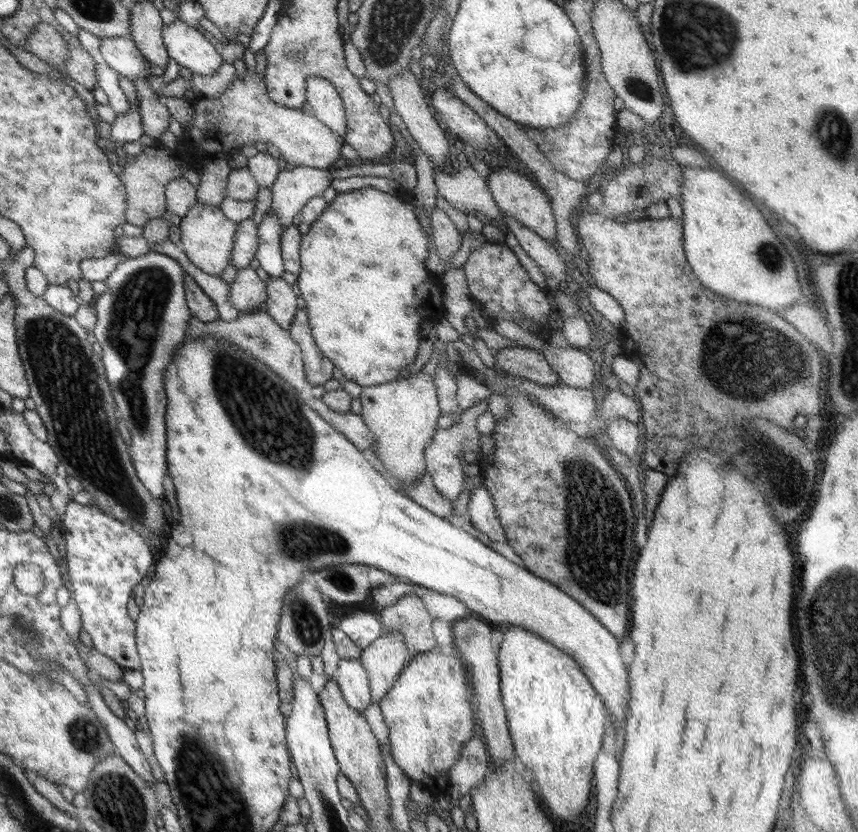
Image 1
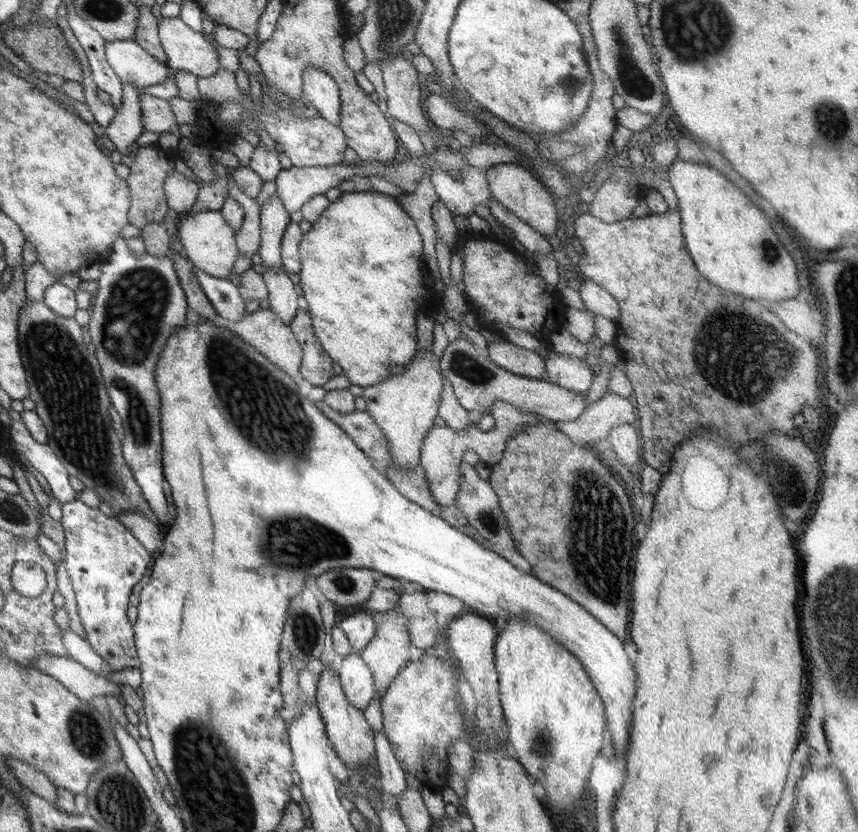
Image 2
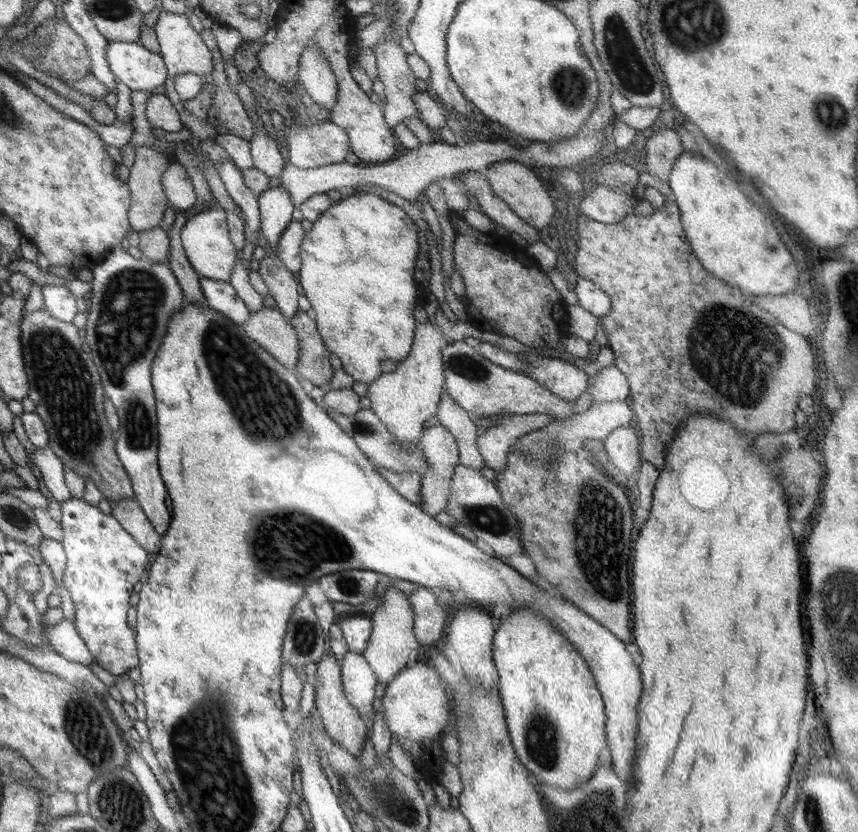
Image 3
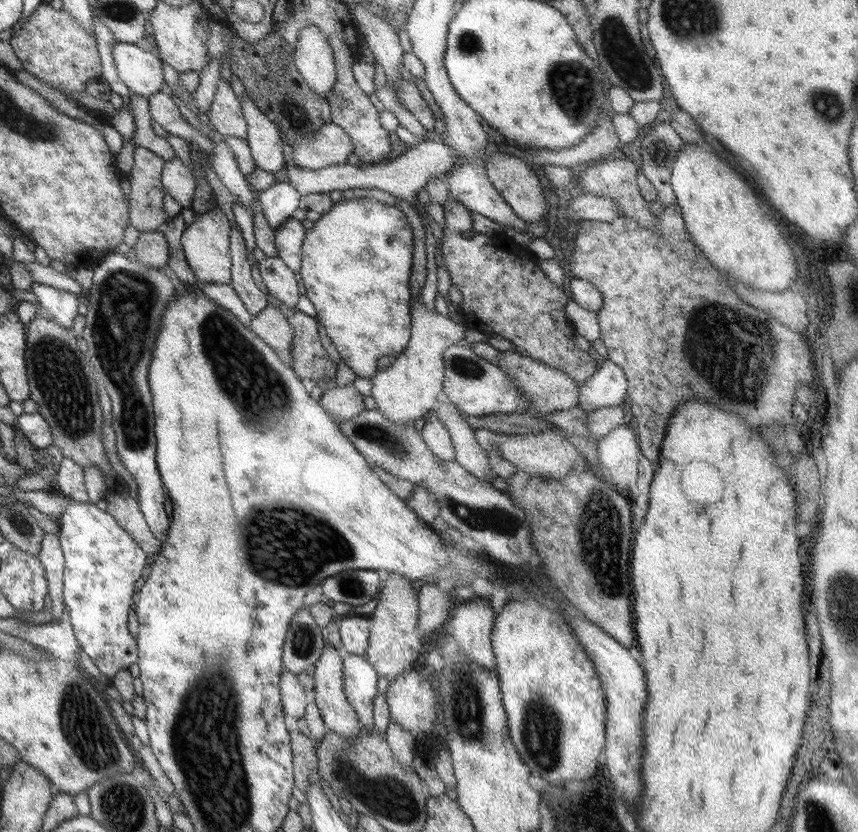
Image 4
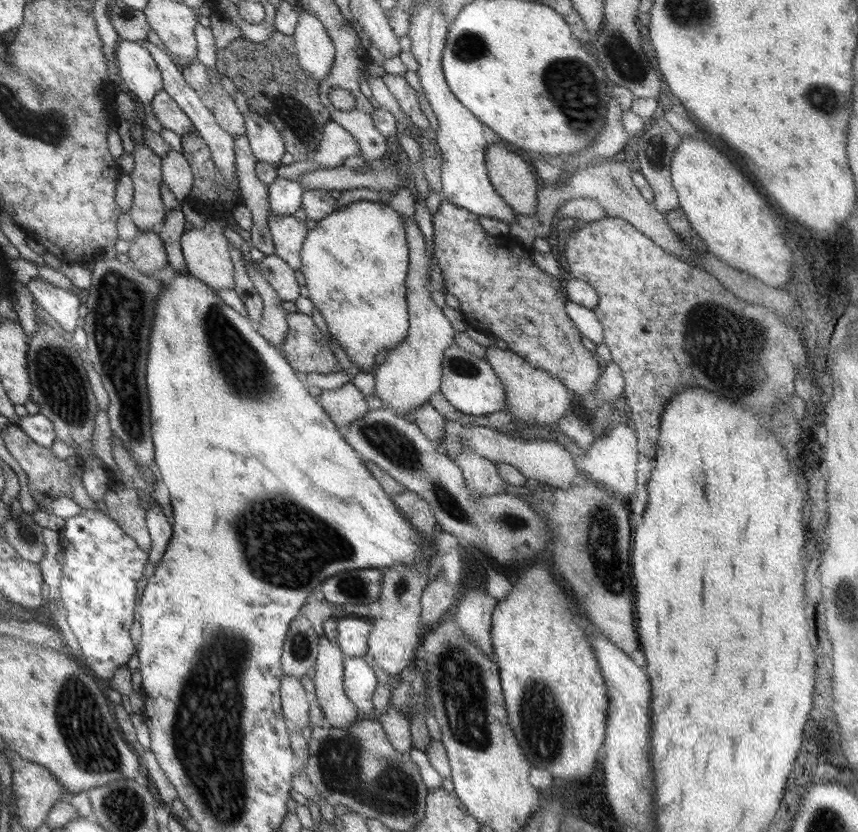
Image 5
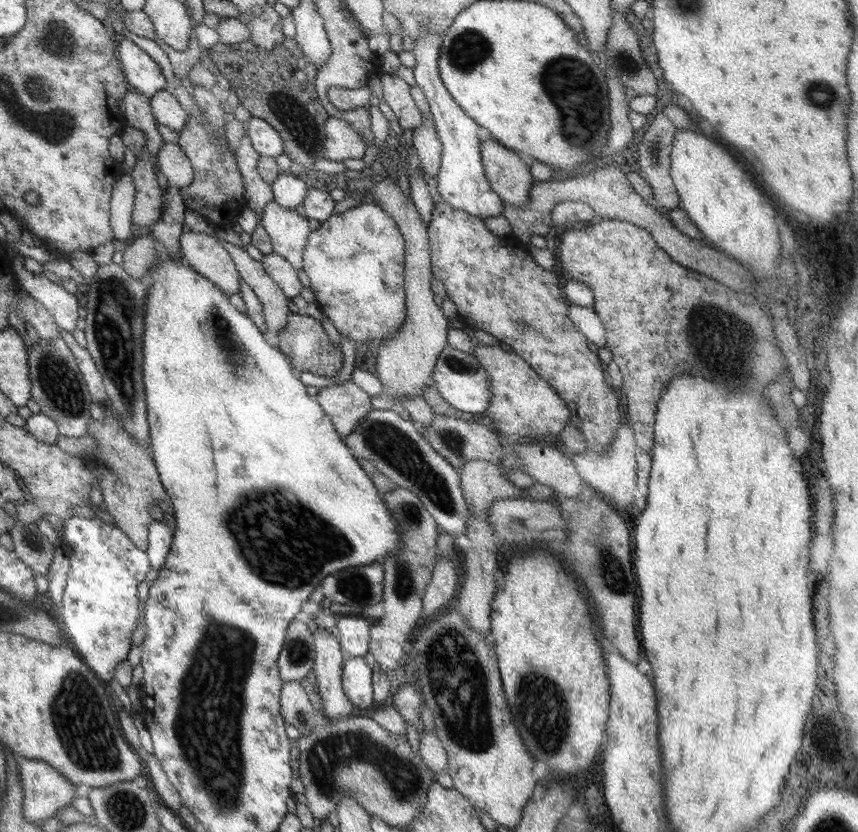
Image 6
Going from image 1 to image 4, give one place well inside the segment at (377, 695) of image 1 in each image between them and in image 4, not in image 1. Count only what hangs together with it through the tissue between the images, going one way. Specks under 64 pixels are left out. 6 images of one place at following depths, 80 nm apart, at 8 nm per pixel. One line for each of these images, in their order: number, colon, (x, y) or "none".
2: (386, 652)
3: (392, 643)
4: (393, 642)

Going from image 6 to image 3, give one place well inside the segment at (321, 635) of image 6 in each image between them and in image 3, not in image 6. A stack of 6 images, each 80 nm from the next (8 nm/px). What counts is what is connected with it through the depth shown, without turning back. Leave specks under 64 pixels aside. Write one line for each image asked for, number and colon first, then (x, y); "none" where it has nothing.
3: (344, 726)
4: (338, 717)
5: (338, 711)

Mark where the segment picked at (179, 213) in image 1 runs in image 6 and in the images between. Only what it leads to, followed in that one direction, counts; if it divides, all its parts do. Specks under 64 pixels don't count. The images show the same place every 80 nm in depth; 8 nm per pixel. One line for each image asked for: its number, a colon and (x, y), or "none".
2: (180, 192)
3: (177, 187)
4: (177, 181)
5: (176, 173)
6: (171, 160)

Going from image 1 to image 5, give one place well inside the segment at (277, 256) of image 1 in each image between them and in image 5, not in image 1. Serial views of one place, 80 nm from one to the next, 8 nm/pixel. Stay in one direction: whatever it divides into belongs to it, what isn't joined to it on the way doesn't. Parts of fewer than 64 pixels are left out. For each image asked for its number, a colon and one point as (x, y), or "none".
2: (273, 215)
3: (275, 205)
4: (278, 202)
5: (284, 195)

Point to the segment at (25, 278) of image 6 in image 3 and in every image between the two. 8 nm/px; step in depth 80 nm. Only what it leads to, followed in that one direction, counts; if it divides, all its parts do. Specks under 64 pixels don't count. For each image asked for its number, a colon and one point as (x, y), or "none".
3: (58, 303)
4: (61, 307)
5: (61, 305)

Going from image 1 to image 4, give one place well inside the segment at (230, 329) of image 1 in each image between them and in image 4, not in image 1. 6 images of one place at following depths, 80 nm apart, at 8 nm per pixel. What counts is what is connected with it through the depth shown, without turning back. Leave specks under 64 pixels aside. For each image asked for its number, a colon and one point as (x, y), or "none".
2: (263, 330)
3: (268, 327)
4: (270, 325)

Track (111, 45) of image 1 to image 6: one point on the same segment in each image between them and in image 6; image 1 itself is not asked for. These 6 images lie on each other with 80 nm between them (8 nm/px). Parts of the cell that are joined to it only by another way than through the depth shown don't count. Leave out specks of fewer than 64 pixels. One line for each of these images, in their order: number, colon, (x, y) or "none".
2: (131, 64)
3: (138, 69)
4: (140, 70)
5: (140, 77)
6: (141, 72)

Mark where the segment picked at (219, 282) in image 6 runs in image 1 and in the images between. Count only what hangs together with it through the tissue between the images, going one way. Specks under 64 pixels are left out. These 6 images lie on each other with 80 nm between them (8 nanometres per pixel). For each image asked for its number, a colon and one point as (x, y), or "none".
1: (206, 235)
2: (208, 244)
3: (204, 238)
4: (205, 245)
5: (205, 252)

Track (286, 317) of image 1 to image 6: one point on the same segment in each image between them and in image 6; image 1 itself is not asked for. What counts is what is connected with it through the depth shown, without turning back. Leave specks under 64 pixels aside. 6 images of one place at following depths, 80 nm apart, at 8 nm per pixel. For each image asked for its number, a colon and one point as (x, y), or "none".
2: (282, 297)
3: (278, 280)
4: (278, 279)
5: (277, 274)
6: (284, 275)

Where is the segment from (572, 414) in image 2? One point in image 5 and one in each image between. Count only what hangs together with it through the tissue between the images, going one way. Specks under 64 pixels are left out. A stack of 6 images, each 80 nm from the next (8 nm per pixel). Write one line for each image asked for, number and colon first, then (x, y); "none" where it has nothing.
3: (478, 386)
4: (474, 386)
5: (467, 383)

